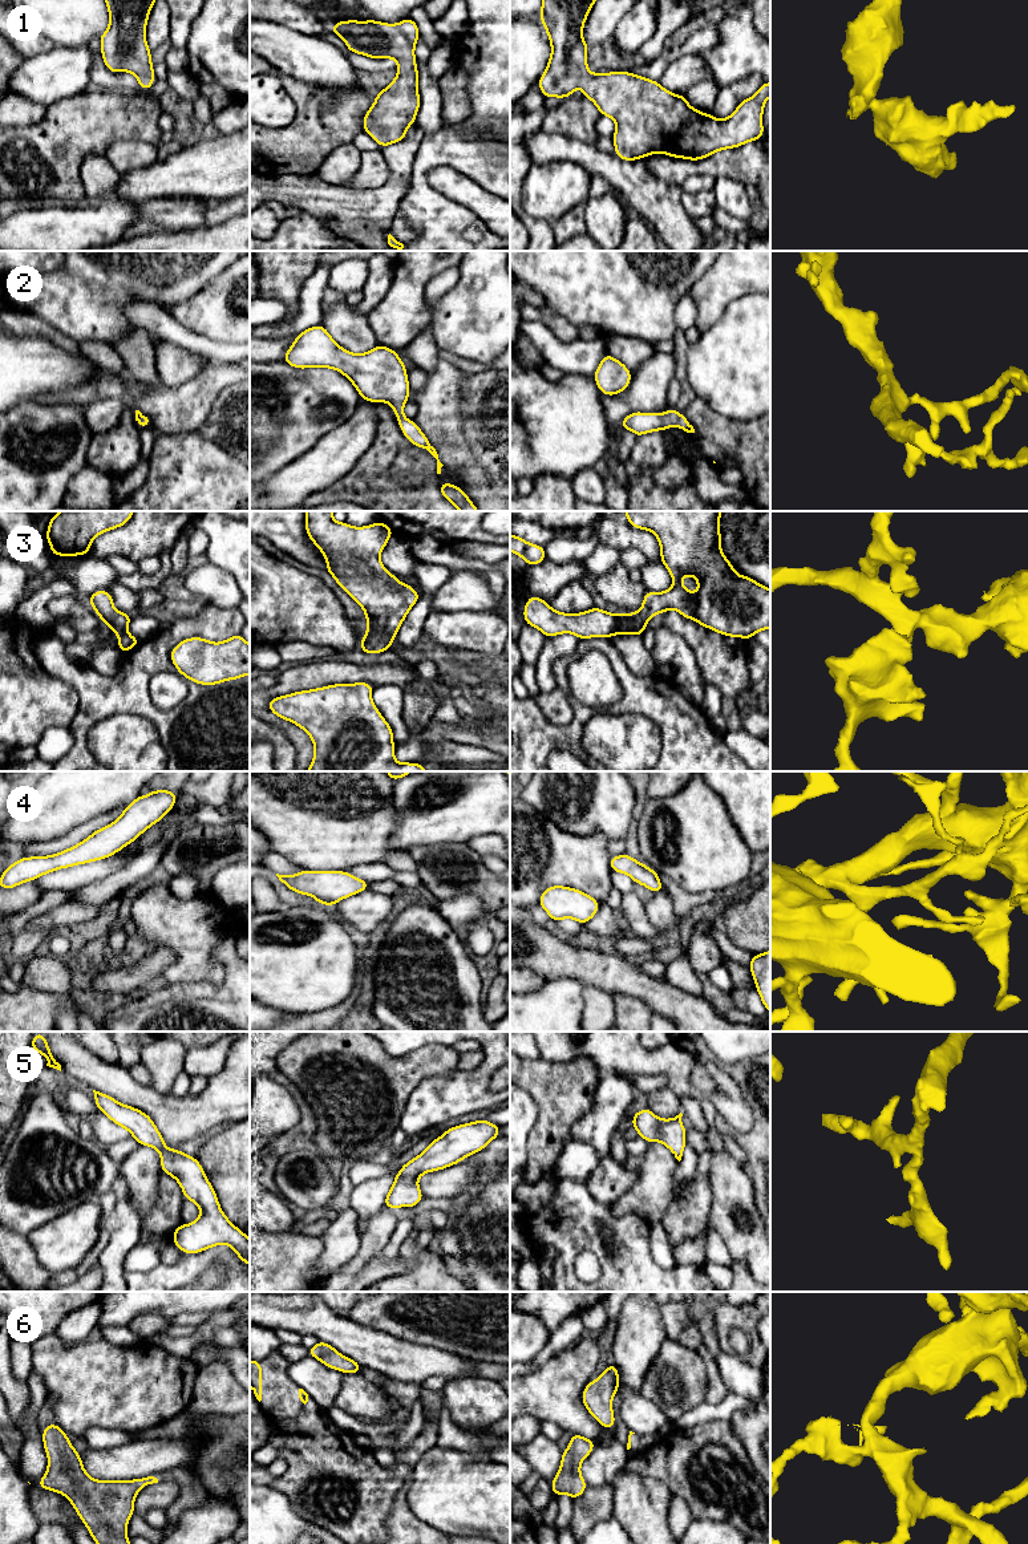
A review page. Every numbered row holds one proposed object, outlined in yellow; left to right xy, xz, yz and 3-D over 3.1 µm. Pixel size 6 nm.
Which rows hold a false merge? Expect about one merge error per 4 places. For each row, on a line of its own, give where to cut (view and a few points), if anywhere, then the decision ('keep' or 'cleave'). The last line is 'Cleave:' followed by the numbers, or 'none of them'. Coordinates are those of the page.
1: no cut | keep
2: no cut | keep
3: no cut | keep
4: no cut | keep
5: no cut | keep
6: no cut | keep
Cleave: none of them

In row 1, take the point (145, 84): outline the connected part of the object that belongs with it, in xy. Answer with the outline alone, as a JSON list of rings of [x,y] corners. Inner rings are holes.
[[[105,0],[109,28],[101,35],[101,54],[112,73],[130,72],[142,90],[154,84],[154,65],[145,32],[155,0]]]

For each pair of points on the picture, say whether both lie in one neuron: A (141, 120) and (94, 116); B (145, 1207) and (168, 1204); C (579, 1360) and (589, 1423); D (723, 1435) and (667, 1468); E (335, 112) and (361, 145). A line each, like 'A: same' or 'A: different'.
A: same
B: different
C: same
D: same
E: different

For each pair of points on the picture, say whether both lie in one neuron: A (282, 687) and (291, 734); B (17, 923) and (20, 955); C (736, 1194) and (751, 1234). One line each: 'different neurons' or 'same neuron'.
A: same neuron
B: different neurons
C: same neuron

